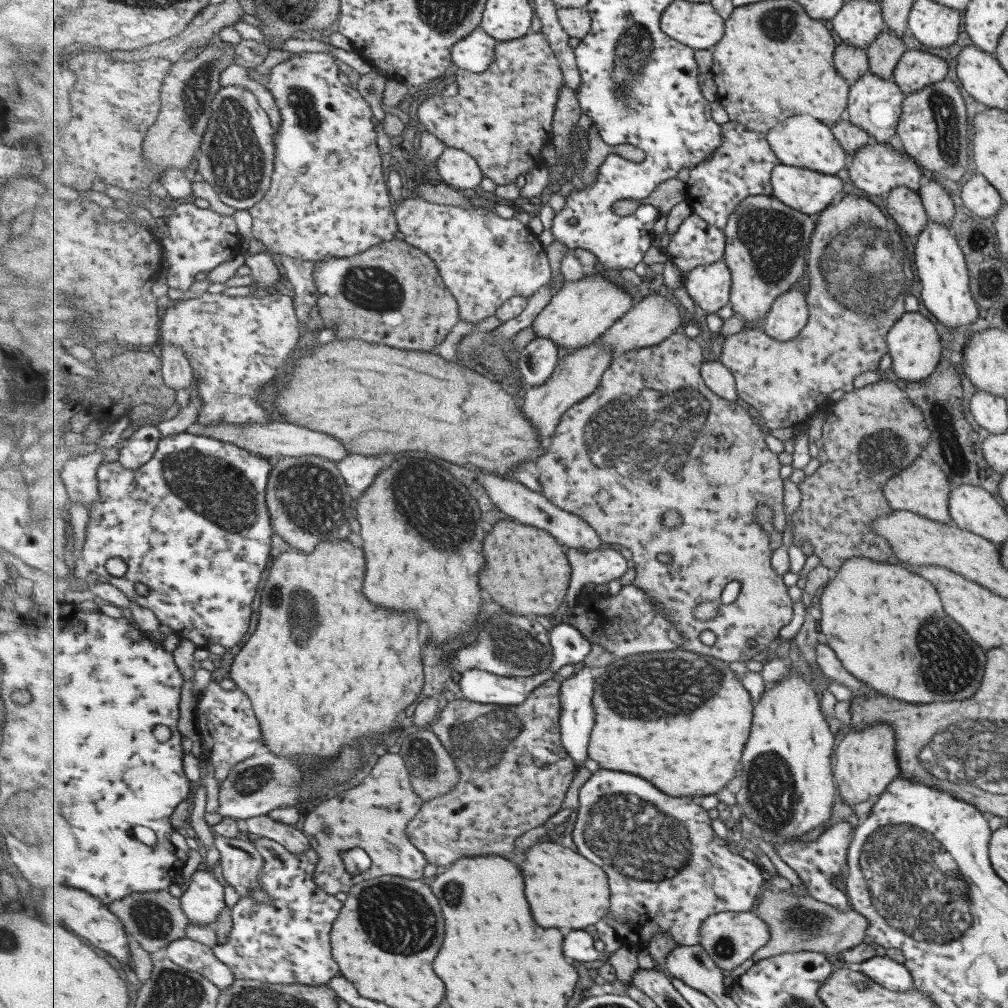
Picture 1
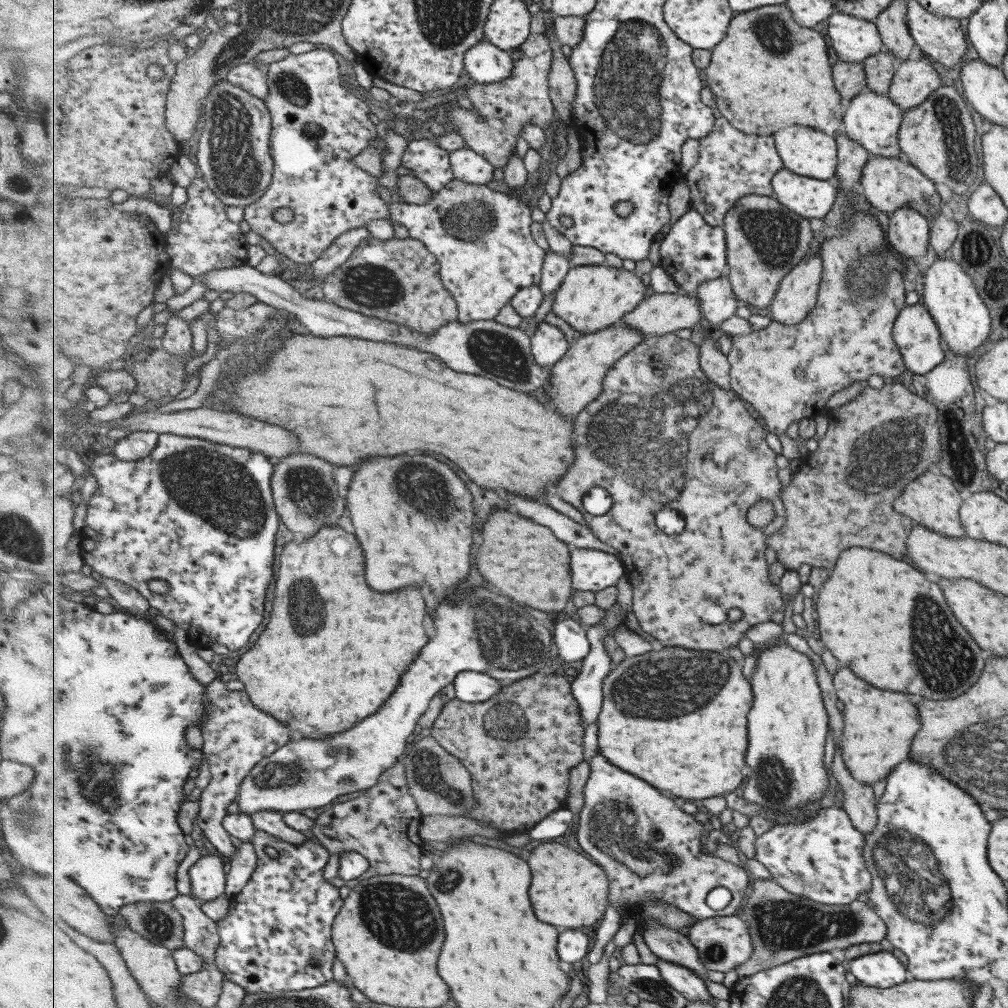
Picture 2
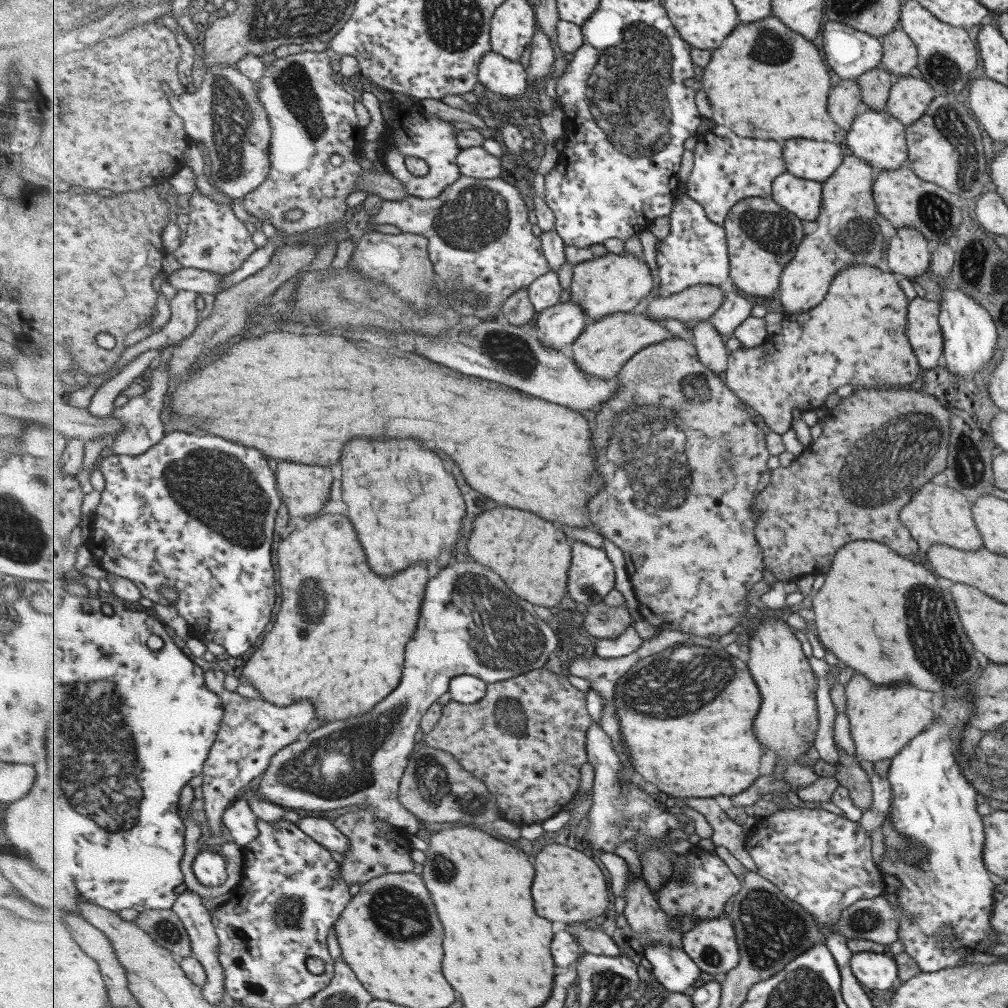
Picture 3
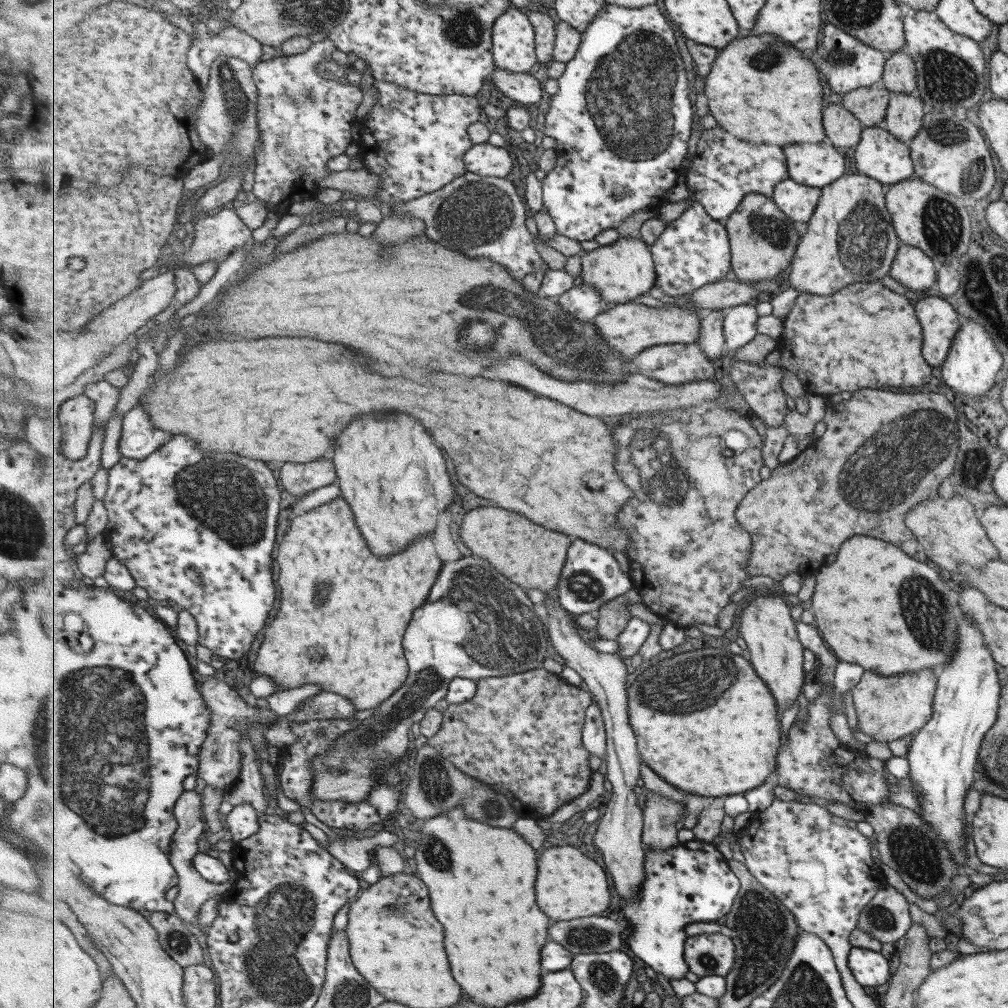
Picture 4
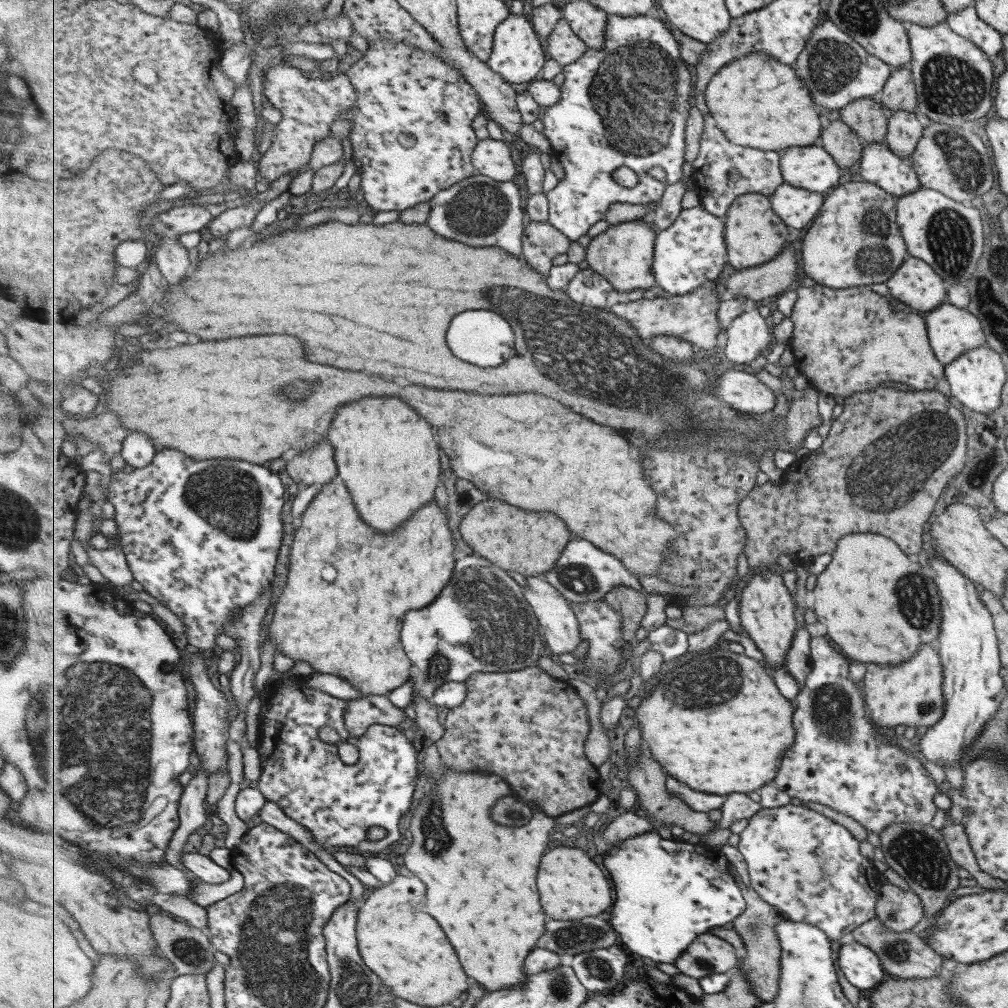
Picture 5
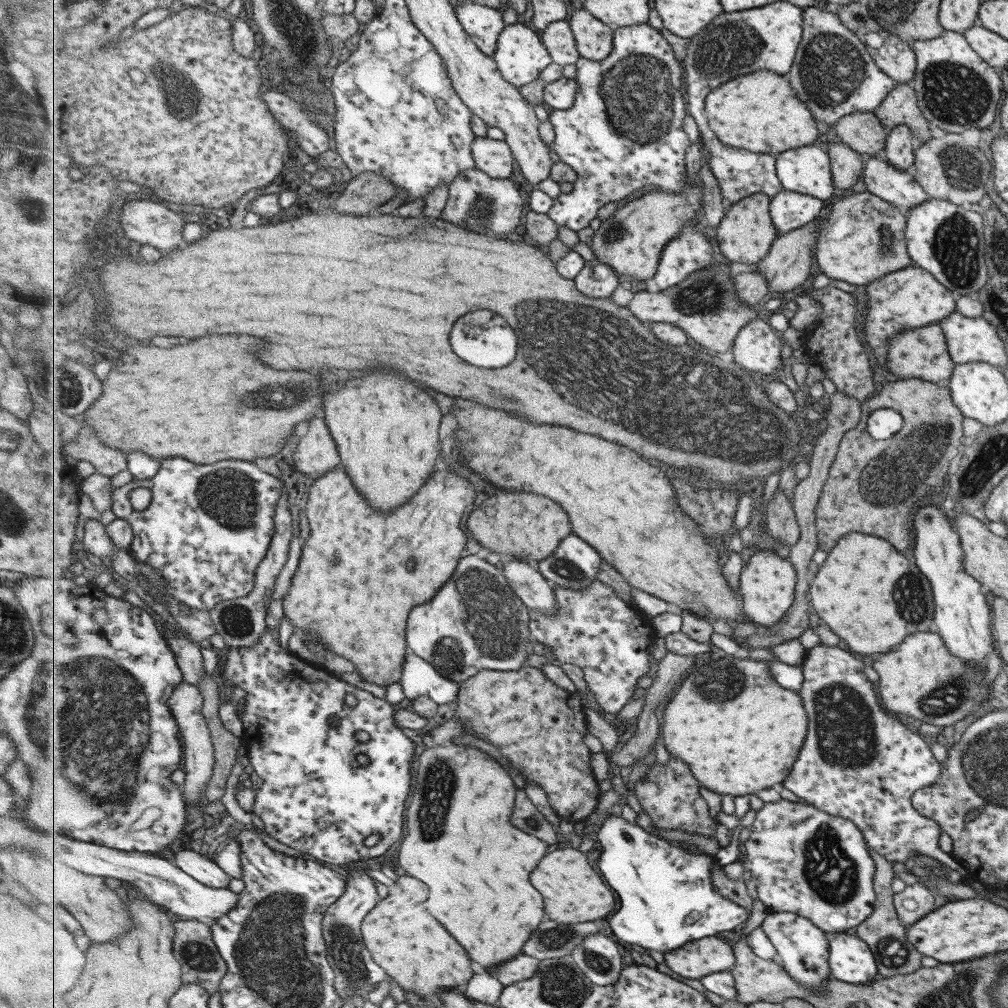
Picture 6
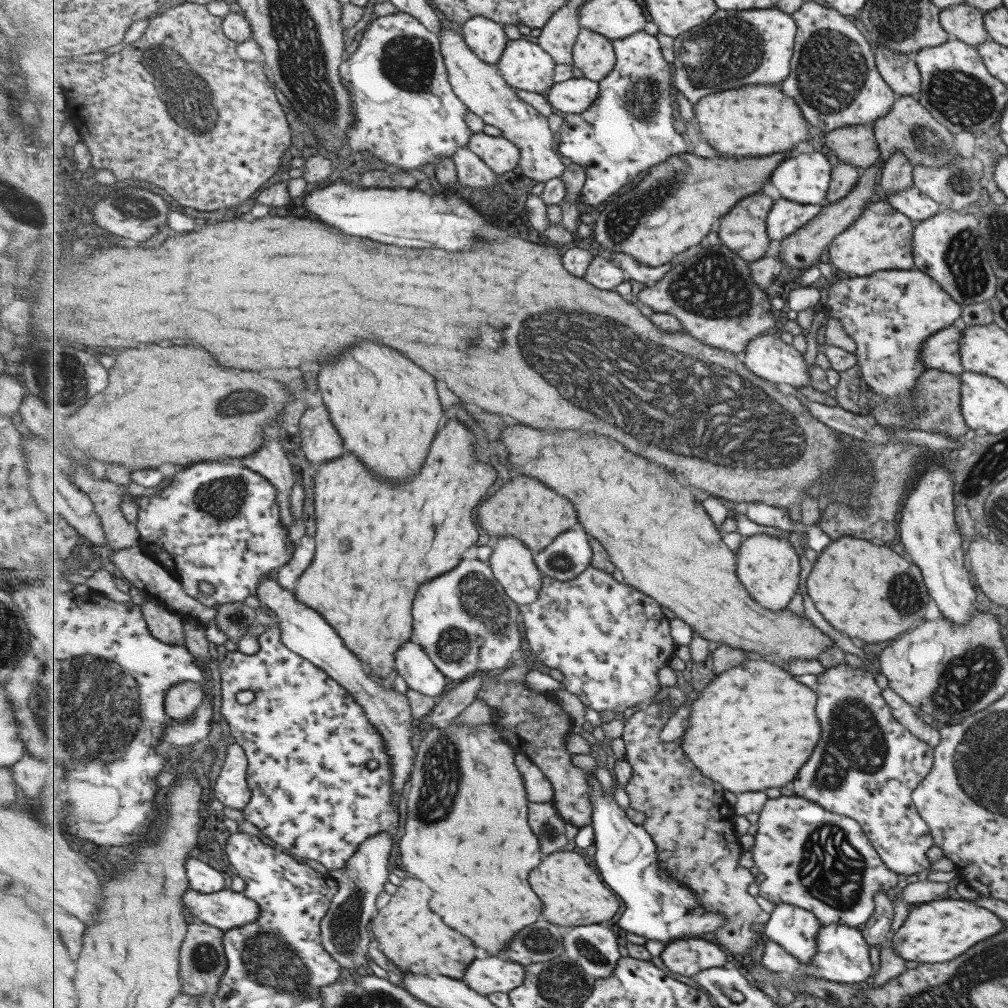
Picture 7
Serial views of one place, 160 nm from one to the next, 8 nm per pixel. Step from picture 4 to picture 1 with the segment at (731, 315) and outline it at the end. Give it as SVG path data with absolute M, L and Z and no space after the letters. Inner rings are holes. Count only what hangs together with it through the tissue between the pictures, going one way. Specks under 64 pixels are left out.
M725 260L697 266L687 278L686 291L702 310L715 313L730 304L732 275Z

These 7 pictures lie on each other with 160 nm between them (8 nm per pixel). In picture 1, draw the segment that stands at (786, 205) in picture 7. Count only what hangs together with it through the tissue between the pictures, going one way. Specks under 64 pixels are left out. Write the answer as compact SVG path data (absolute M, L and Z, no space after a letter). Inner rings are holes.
M779 164L772 175L774 194L781 202L805 214L818 214L841 192L841 180L831 174Z

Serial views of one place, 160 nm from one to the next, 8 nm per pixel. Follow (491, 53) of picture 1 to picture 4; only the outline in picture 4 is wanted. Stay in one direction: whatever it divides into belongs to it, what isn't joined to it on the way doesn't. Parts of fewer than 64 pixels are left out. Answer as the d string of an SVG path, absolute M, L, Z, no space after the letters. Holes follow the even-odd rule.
M496 66L492 78L505 95L521 104L537 105L546 95L541 82L527 72L507 72Z

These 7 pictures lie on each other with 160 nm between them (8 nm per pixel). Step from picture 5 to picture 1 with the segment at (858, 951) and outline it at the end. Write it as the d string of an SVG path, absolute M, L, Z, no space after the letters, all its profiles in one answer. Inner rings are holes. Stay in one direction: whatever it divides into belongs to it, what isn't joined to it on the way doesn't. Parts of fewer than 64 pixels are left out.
M885 955L872 956L860 962L855 968L887 990L905 992L913 988L912 977L904 965Z

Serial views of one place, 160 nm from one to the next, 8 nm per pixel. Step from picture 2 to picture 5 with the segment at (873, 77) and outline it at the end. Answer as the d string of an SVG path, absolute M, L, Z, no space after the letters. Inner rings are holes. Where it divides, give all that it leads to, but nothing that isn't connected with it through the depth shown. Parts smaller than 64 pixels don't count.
M876 97L858 98L839 109L841 120L853 128L865 144L881 143L887 128L887 113Z

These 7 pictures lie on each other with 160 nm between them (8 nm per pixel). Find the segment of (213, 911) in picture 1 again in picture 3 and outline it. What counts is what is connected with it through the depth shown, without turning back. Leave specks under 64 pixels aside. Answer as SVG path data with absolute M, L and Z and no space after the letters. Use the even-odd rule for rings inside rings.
M202 848L196 855L192 870L203 886L215 888L222 885L227 879L227 867L224 855Z

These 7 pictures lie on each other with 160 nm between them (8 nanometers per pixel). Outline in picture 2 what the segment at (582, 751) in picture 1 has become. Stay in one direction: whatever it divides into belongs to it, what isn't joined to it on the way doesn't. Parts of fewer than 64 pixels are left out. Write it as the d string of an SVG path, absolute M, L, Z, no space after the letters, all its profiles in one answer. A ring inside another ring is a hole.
M615 602L607 609L607 618L604 618L599 626L587 627L587 640L591 642L591 652L589 652L589 656L583 660L582 669L578 676L571 678L571 690L573 690L573 696L579 701L586 725L593 724L593 722L600 717L604 703L604 680L612 672L612 659L611 656L607 654L604 637L609 631L618 627L622 623L622 620L624 620L624 617L624 611L620 608L618 602Z

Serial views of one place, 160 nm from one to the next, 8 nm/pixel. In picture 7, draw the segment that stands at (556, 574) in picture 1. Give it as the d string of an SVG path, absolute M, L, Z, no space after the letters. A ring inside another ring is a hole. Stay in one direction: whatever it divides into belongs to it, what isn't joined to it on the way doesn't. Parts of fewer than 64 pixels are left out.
M519 476L507 482L495 496L491 496L479 507L479 522L484 530L489 530L490 540L495 536L515 535L534 553L545 550L560 534L575 528L579 522L577 510L571 500L553 492L537 478Z

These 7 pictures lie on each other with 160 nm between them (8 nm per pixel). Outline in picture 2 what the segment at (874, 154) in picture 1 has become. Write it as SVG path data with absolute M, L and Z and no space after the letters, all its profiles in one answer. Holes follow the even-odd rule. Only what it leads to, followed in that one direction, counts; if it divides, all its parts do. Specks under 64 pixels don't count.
M870 156L866 166L863 167L861 177L863 187L861 195L878 211L889 215L901 207L909 207L929 222L930 218L940 210L935 185L913 166L900 162L897 157Z

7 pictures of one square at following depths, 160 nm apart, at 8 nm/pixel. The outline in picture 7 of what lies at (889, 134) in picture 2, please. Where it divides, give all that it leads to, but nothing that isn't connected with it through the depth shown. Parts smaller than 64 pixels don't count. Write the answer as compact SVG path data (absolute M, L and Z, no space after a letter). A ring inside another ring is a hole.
M903 188L885 194L886 202L894 209L904 214L912 222L927 220L935 216L940 207L931 201L931 198L924 196L917 189Z

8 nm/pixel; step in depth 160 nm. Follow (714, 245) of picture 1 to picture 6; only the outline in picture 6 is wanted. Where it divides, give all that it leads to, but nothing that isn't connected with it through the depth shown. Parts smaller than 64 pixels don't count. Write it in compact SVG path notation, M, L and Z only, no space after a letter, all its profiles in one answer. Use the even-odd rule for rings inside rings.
M688 226L684 232L680 232L674 245L668 246L662 254L659 273L654 278L654 281L662 291L679 284L679 282L683 282L683 280L687 280L697 270L705 270L704 268L706 266L714 262L715 259L713 259L713 246L711 246L711 242L696 229L696 226Z

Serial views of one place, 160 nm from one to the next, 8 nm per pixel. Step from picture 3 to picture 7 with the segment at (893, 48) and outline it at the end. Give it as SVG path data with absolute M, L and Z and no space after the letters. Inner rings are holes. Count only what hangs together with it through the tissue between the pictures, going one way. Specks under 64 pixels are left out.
M897 96L889 112L873 122L872 130L881 154L879 164L883 165L895 151L899 151L903 157L907 158L912 166L922 165L935 169L947 163L955 163L955 156L957 156L955 134L939 124L916 101L916 96Z

